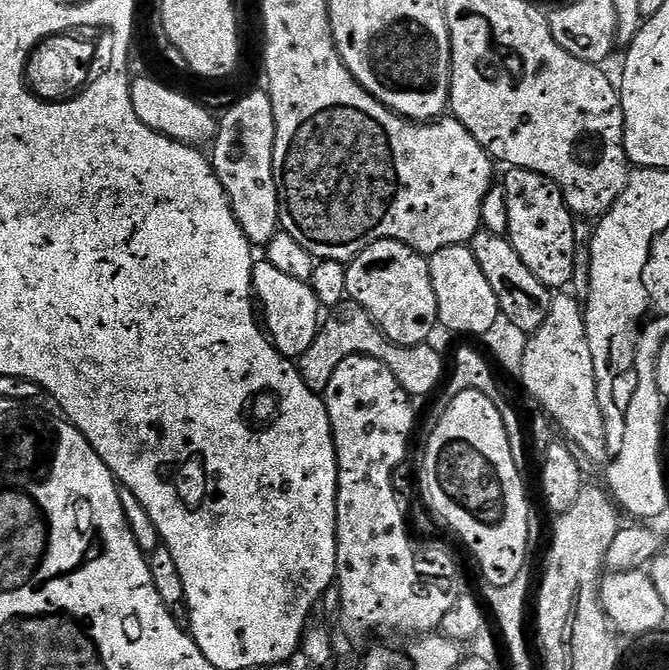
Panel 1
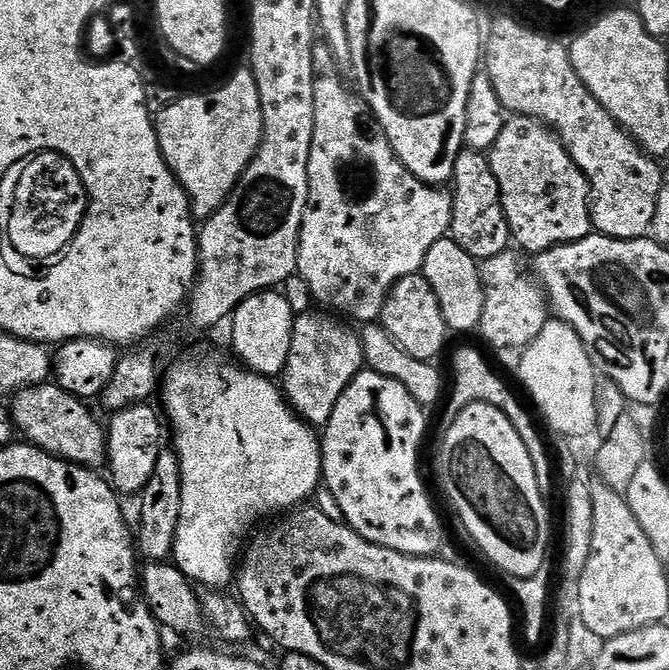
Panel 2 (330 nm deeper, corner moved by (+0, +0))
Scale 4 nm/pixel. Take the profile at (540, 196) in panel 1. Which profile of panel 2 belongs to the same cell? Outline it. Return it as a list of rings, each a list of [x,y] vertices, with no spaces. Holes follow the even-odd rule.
[[[509,115],[502,126],[502,134],[498,134],[498,142],[494,142],[487,158],[494,170],[494,178],[498,178],[498,190],[512,231],[512,239],[517,245],[521,244],[519,247],[525,253],[528,251],[532,252],[531,254],[539,254],[557,248],[559,244],[578,242],[593,235],[592,201],[588,179],[584,177],[559,136],[547,124],[531,120],[528,116]]]

